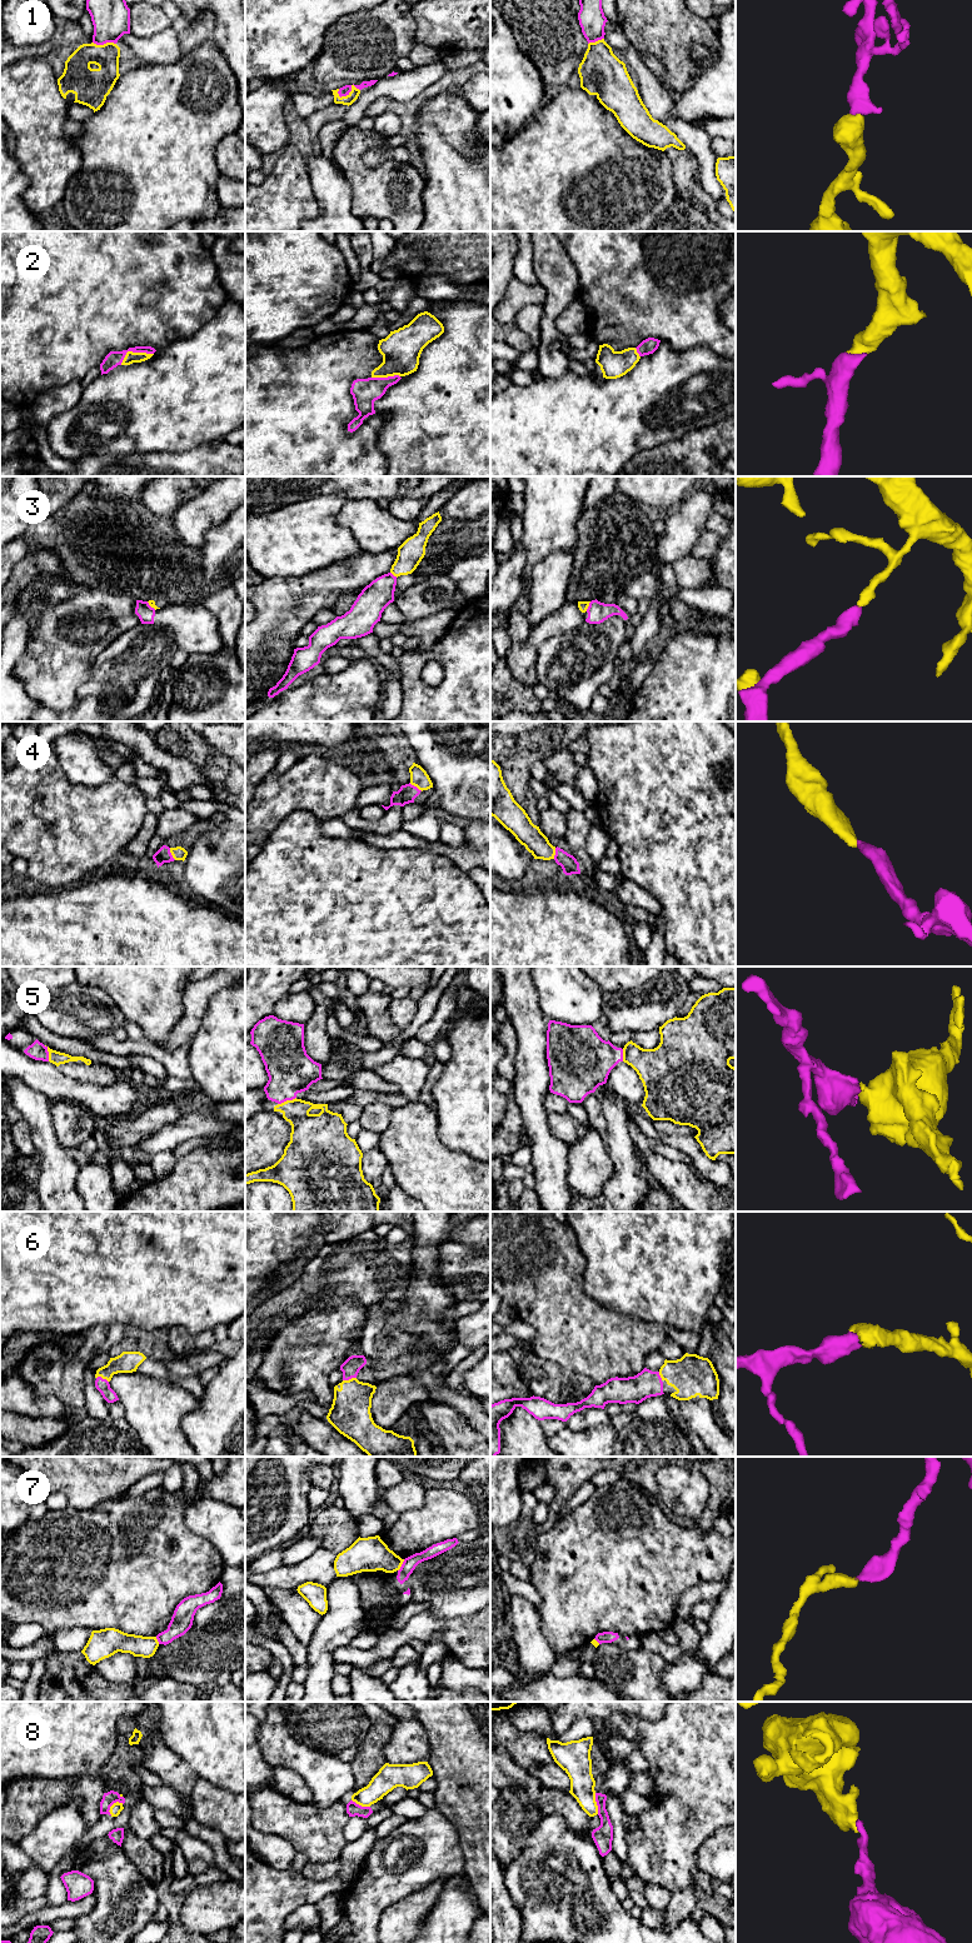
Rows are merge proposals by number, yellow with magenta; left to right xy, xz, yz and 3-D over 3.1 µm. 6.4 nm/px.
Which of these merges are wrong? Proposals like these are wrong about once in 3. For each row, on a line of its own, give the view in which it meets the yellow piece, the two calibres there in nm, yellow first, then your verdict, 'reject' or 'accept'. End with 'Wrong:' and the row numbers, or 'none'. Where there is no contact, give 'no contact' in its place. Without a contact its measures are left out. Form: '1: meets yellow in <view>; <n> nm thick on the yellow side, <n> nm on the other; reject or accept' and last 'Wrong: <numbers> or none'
1: meets yellow in xz; 70 nm thick on the yellow side, 60 nm on the other; accept
2: meets yellow in xy; 70 nm thick on the yellow side, 100 nm on the other; accept
3: meets yellow in yz; 60 nm thick on the yellow side, 130 nm on the other; reject
4: meets yellow in xy; 90 nm thick on the yellow side, 100 nm on the other; accept
5: meets yellow in xz; 240 nm thick on the yellow side, 300 nm on the other; accept
6: meets yellow in xz; 260 nm thick on the yellow side, 120 nm on the other; accept
7: meets yellow in xz; 220 nm thick on the yellow side, 90 nm on the other; reject
8: meets yellow in xy; 70 nm thick on the yellow side, 90 nm on the other; reject
Wrong: 3, 7, 8

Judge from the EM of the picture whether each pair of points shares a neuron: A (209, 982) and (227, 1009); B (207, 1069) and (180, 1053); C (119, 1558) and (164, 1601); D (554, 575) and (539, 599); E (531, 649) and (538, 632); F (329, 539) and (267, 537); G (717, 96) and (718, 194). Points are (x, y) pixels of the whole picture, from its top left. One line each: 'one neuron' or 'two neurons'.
A: two neurons
B: two neurons
C: one neuron
D: one neuron
E: one neuron
F: one neuron
G: two neurons

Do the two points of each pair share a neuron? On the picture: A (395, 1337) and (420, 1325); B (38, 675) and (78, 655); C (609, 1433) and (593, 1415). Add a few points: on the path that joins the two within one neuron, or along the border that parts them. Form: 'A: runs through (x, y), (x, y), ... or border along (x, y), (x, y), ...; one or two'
A: border along (390, 1310), (378, 1343), (417, 1339), (397, 1359); two
B: runs through (48, 672), (64, 655), (68, 655); one
C: border along (607, 1422), (587, 1429), (573, 1430); two

